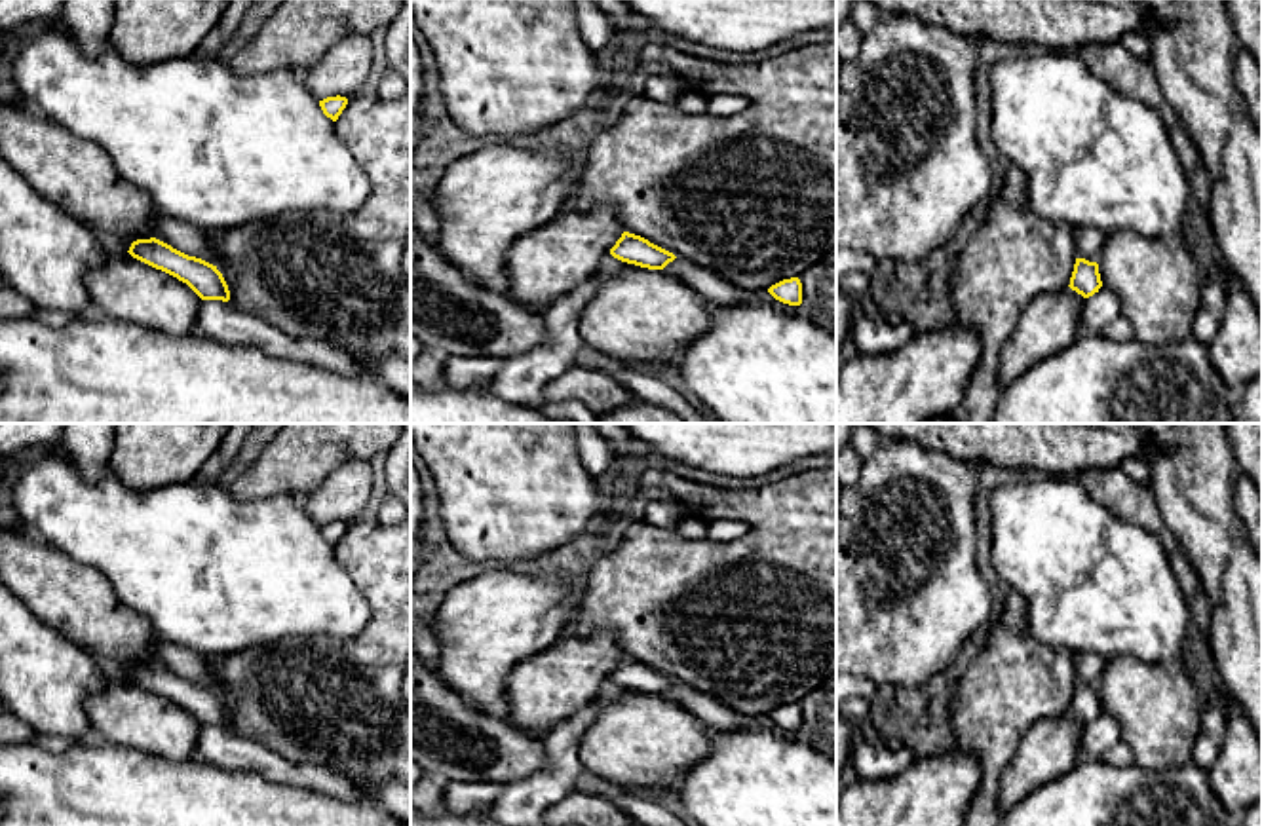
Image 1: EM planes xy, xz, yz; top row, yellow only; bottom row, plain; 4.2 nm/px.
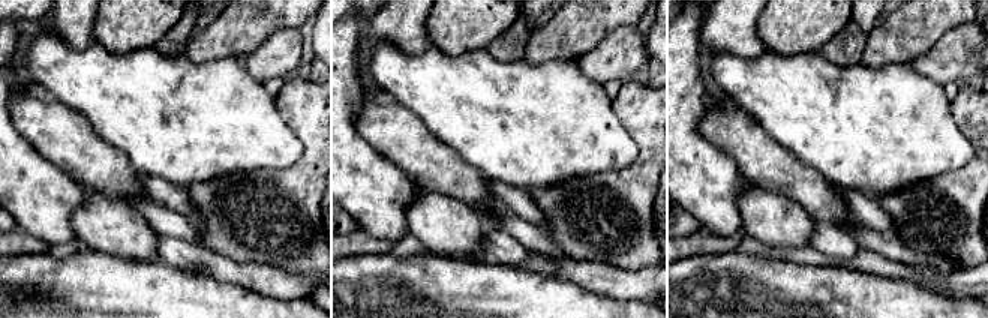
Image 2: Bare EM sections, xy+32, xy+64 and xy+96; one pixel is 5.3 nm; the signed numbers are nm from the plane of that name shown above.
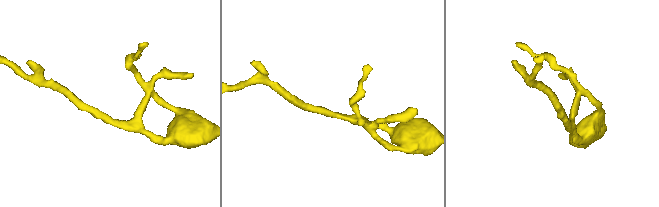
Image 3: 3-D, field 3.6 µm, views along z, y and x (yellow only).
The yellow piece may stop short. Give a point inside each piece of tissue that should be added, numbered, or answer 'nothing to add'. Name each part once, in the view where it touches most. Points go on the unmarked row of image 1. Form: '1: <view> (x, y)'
1: xy (217, 745)

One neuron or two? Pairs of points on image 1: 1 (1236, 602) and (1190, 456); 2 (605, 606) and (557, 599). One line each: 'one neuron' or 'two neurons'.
1: one neuron
2: two neurons

